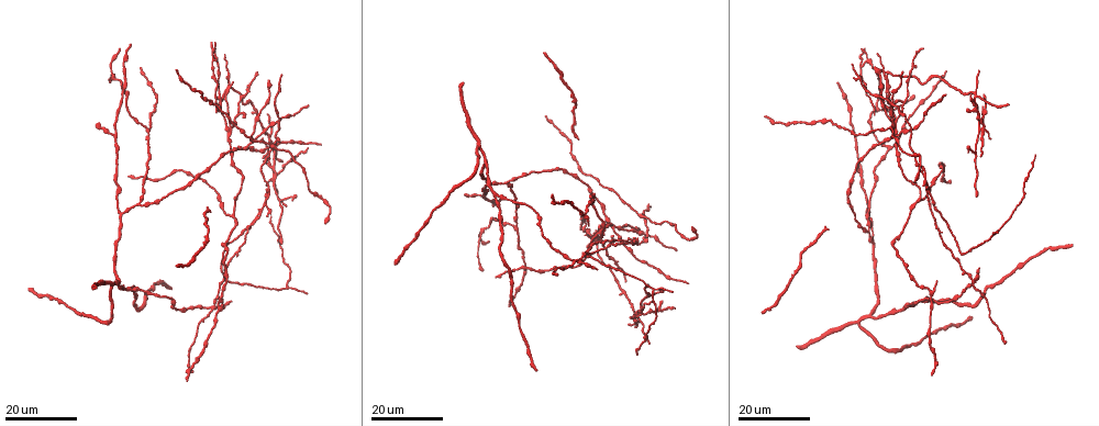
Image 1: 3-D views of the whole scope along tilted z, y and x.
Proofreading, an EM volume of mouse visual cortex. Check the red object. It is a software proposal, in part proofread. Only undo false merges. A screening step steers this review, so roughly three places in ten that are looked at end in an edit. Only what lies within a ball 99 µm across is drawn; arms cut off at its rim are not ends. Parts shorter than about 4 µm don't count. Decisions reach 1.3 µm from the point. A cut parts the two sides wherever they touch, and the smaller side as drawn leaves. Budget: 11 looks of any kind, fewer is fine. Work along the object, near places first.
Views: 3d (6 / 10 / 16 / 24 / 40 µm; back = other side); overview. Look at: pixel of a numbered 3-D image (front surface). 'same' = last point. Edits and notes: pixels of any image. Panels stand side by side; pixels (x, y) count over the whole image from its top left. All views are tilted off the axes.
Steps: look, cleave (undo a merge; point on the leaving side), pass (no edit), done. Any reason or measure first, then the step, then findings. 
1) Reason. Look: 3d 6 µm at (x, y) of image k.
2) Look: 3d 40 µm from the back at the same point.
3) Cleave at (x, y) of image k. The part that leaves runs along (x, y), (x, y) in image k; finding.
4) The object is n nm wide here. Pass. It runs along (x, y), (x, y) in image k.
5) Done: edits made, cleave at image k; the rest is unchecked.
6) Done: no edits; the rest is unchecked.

Three-way junction. Look: 3d 24 µm at (212, 59) of image 1.

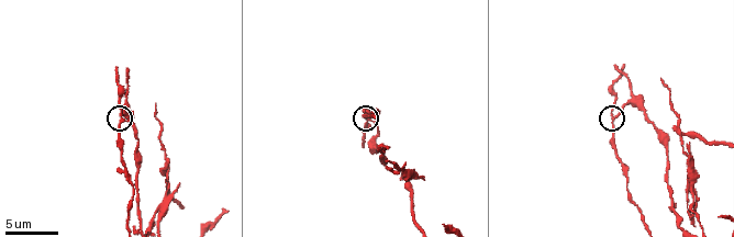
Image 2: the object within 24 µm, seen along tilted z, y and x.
Look: 3d 6 µm at (121, 120) of image 2.

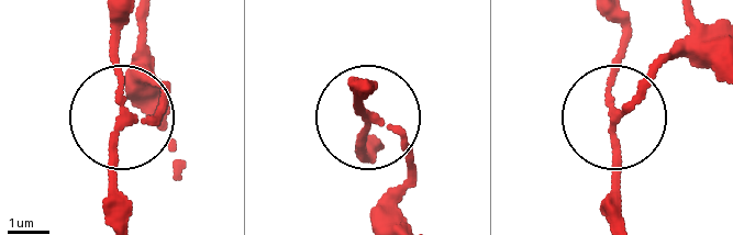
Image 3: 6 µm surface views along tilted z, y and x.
The side arm is 6 µm long. Pass. It runs along (710, 67), (667, 65), (615, 112), (625, 20) in image 3; continuous, no second neuron.

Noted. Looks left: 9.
Look: 3d 6 µm at (127, 172) of image 2.

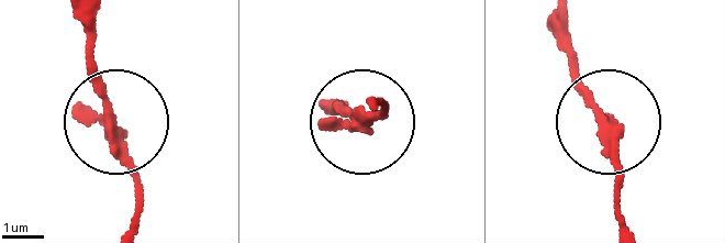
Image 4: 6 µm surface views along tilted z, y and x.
Pass. It runs along (87, 20), (87, 54), (140, 213) in image 4; all the same neuron.

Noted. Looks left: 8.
Look: 3d 16 µm at (483, 232) of image 1.

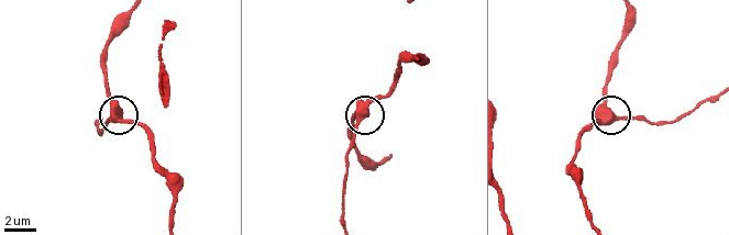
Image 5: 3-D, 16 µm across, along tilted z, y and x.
Zoom in. Look: 3d 10 µm at (357, 118) of image 5.

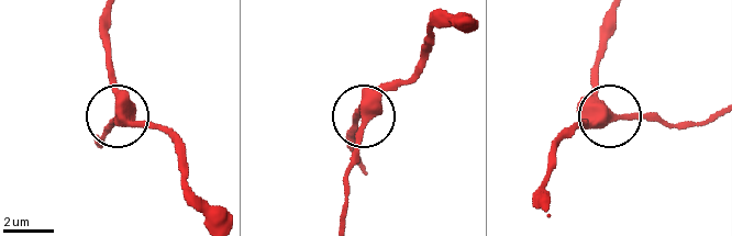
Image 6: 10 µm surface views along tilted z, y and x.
Pass. All the same neuron.

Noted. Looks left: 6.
A fork. Look: 3d 16 µm at (137, 205) of image 1.

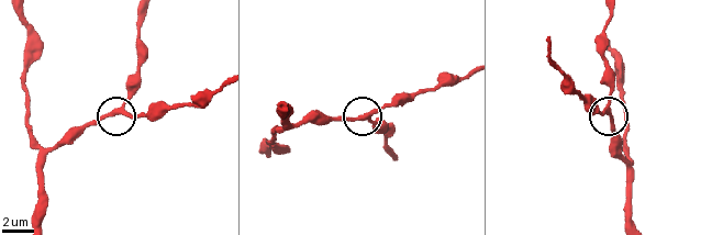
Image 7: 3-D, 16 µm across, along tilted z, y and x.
Closer look. Look: 3d 6 µm at (122, 110) of image 7.

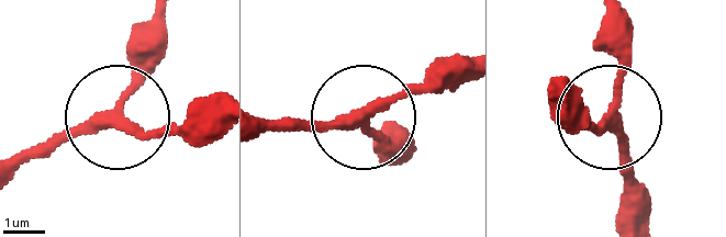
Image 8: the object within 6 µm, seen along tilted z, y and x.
The side arm is 63 µm long. Pass. It runs along (14, 176), (115, 117), (136, 23) in image 8; continuous, no second neuron.

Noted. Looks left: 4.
Three arms meet. Look: 3d 24 µm at (582, 260) of image 1.

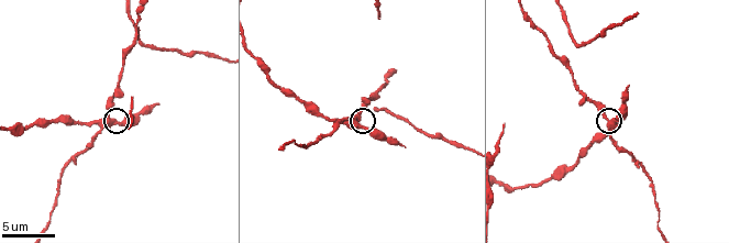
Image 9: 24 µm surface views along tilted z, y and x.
Closer look. Look: 3d 6 µm at (109, 117) of image 9.

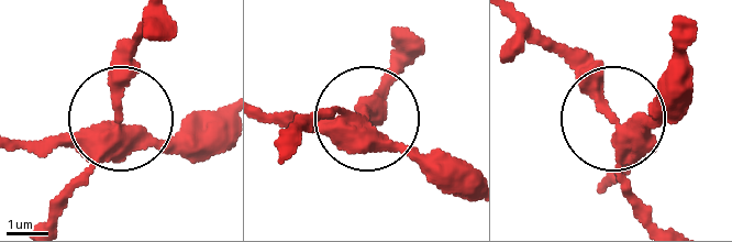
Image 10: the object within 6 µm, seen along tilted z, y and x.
The object is 370 nm wide here. Cleave at (71, 196) of image 10. The part that leaves runs along (625, 144), (605, 102), (531, 23) in image 10; two neurons meet here.

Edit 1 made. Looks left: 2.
Done: edits made, cleave at image 10; the rest is unchecked.

